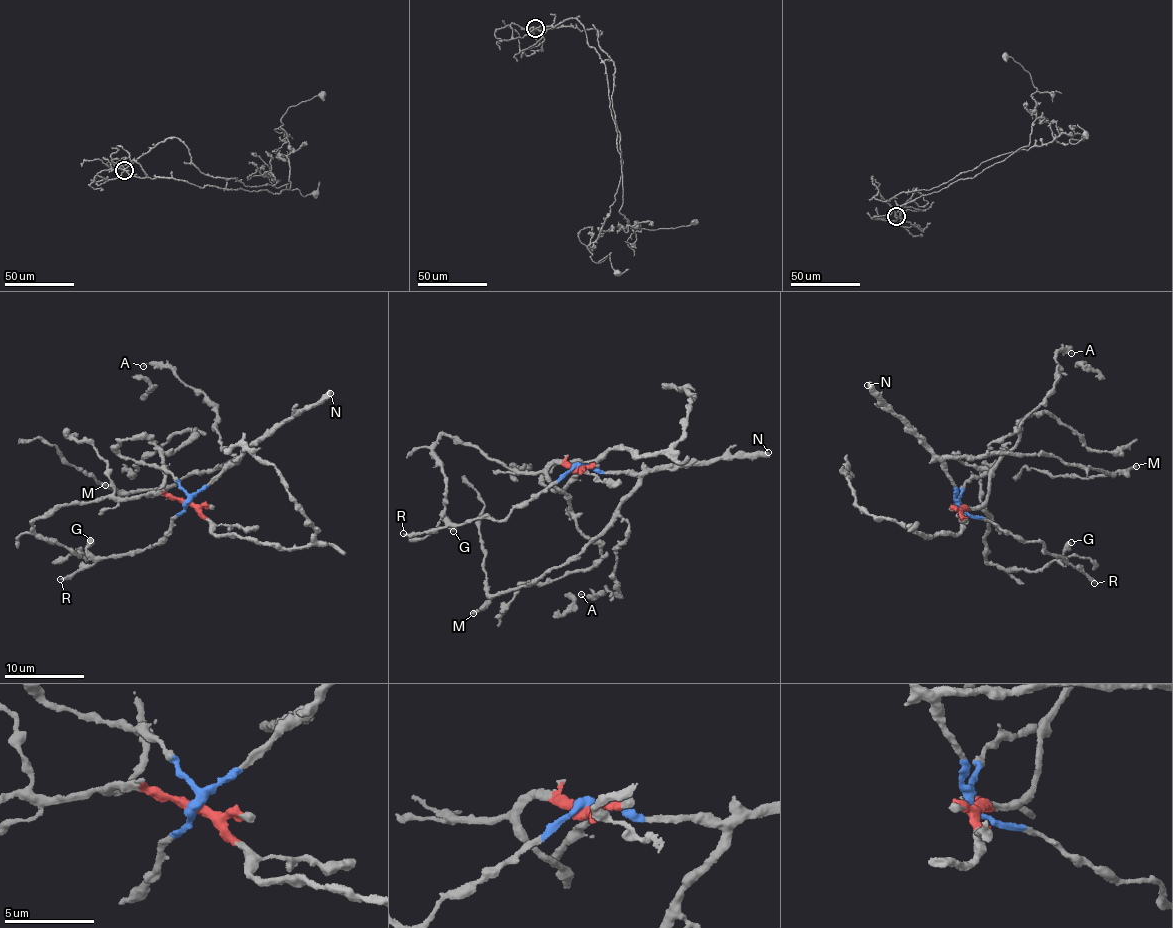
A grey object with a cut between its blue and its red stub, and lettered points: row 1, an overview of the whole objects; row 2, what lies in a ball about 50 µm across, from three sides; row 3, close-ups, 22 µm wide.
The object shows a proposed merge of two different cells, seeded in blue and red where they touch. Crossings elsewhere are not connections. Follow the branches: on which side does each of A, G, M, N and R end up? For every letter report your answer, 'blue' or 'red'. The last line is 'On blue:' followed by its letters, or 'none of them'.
A: blue
G: blue
M: blue
N: blue
R: blue
On blue: A, G, M, N, R

